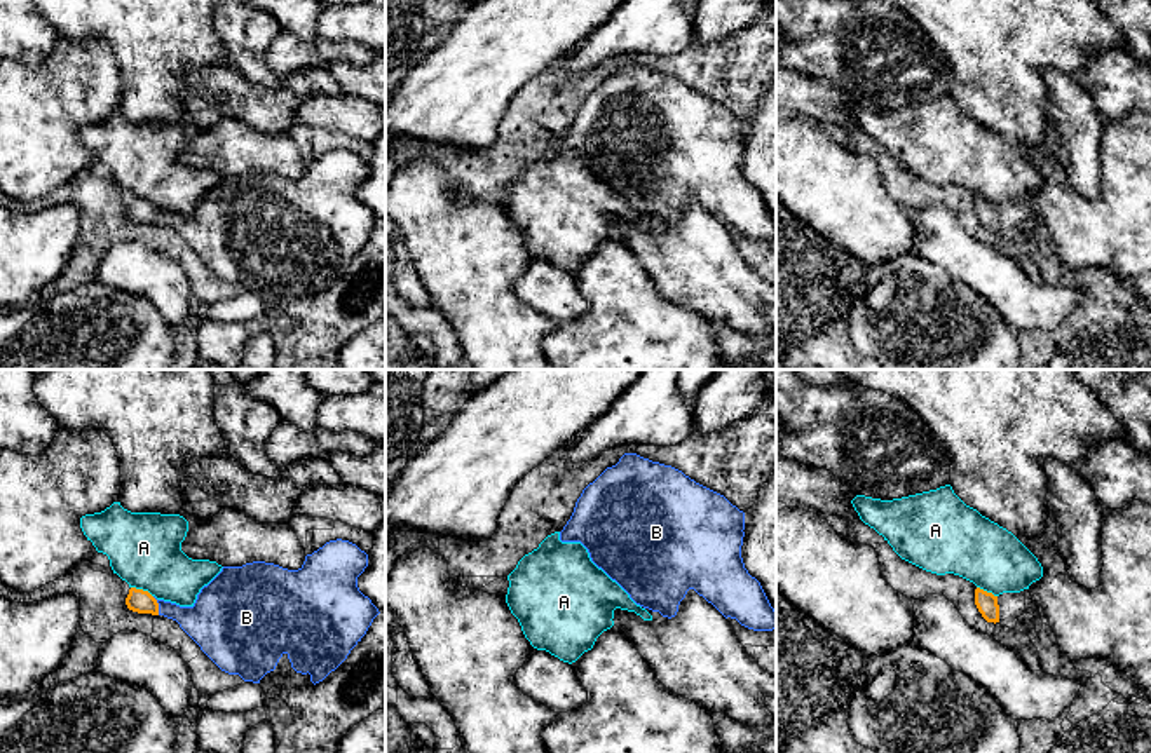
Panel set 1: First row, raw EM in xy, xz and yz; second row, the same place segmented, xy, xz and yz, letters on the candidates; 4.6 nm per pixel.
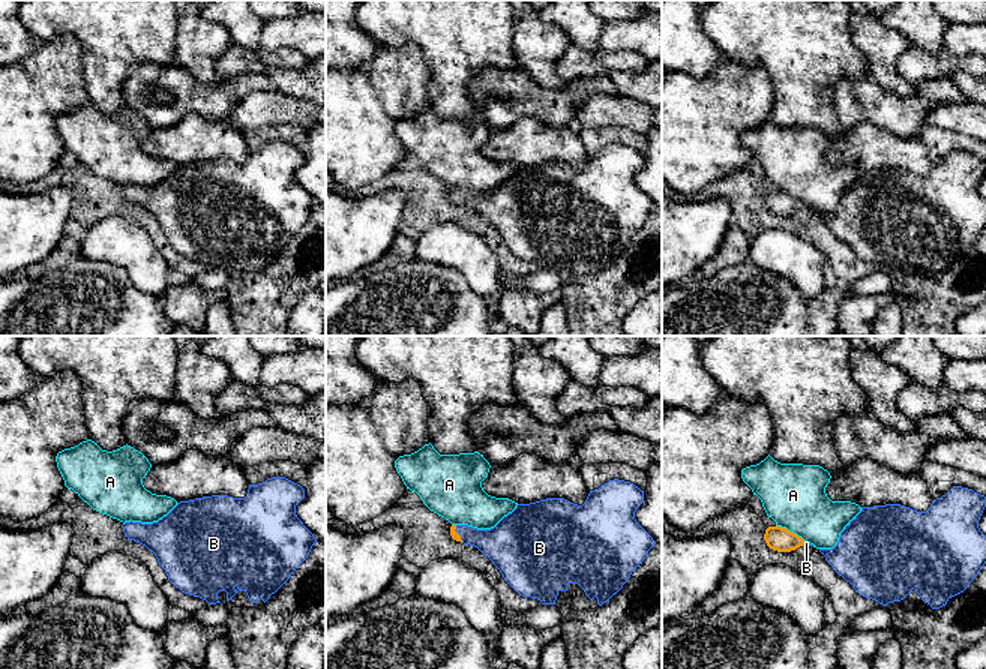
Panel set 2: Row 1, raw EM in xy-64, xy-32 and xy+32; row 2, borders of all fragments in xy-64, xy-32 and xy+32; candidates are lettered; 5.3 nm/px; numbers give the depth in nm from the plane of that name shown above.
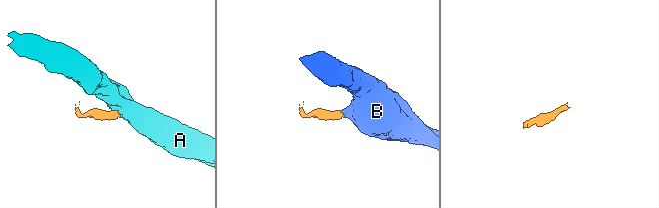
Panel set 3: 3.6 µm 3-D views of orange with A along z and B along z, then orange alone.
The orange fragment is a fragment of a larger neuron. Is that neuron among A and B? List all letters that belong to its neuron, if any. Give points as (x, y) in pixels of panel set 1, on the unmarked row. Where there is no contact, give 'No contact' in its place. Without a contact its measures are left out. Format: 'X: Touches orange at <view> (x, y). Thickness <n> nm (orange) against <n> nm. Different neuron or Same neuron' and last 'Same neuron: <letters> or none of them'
A: Touches orange at xy (142, 199). Thickness 110 nm (orange) against 340 nm. Different neuron
B: Touches orange at xy (157, 215). Thickness 110 nm (orange) against 220 nm. Same neuron
Same neuron: B

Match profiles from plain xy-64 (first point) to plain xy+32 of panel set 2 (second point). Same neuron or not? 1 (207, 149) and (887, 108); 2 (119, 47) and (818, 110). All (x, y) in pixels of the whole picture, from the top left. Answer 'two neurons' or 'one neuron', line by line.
1: two neurons
2: one neuron

